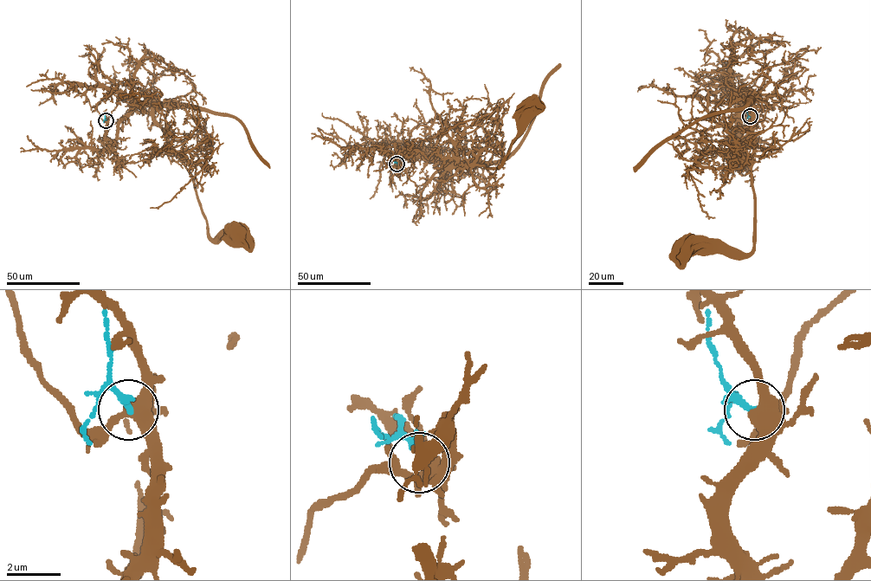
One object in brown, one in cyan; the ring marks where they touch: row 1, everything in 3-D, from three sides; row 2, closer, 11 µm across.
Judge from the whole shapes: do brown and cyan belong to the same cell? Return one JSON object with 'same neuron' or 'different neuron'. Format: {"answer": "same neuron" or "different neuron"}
{"answer": "different neuron"}

